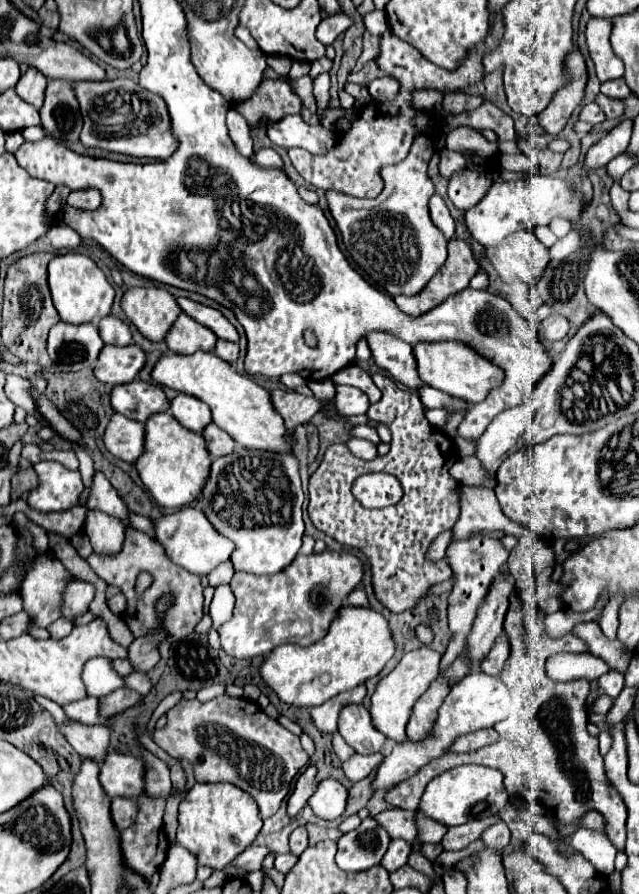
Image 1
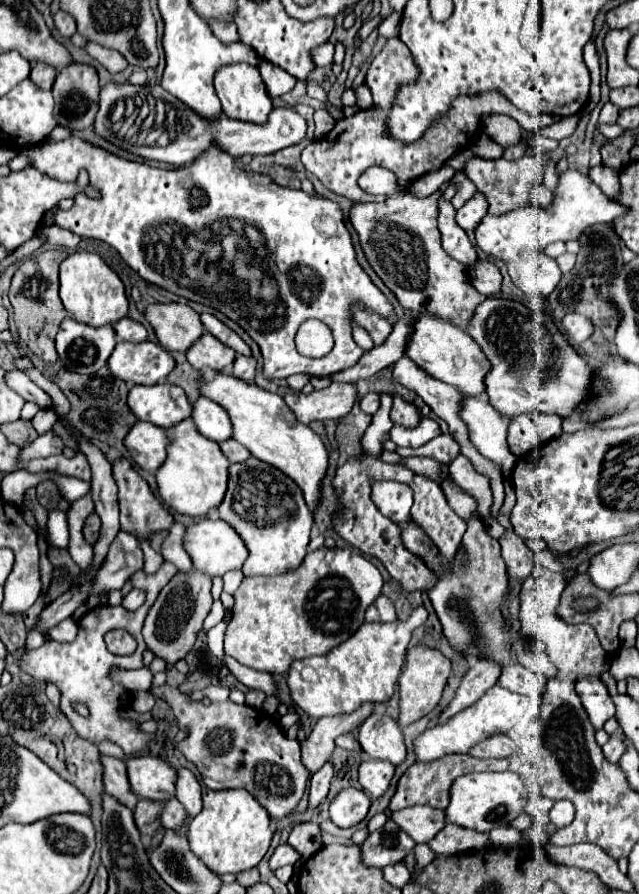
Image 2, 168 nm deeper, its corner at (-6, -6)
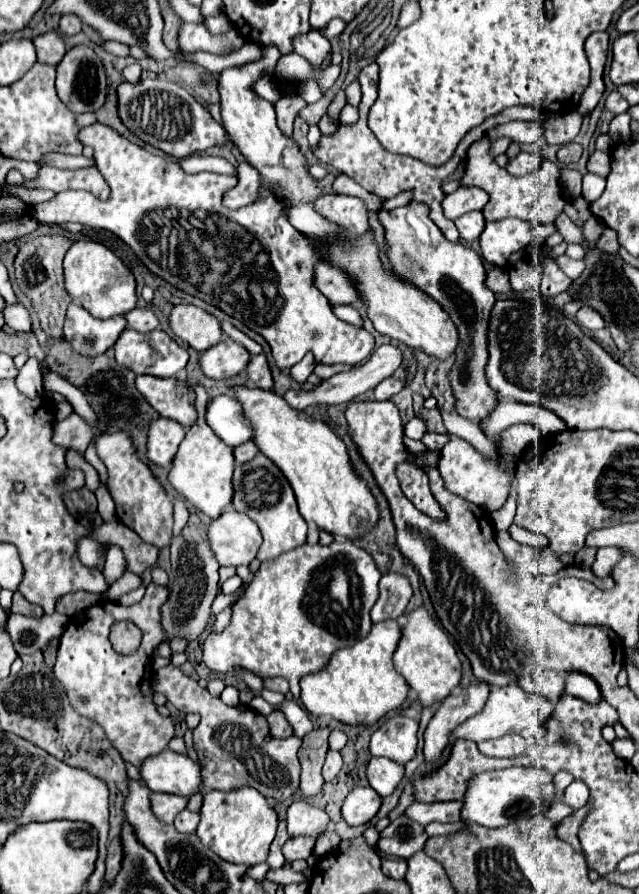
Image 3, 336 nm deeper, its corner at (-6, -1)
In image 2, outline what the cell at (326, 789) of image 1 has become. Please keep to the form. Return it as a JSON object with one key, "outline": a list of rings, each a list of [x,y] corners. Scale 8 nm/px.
{"outline":[[[347,787],[335,795],[329,807],[329,817],[337,827],[353,827],[365,819],[371,799],[355,787]]]}

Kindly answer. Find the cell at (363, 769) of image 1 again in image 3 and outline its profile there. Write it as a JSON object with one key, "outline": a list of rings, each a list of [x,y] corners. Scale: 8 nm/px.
{"outline":[[[371,758],[369,766],[367,766],[367,778],[371,788],[381,796],[389,796],[395,792],[395,788],[399,786],[401,778],[403,778],[403,766],[399,766],[397,762],[389,760],[389,758]]]}

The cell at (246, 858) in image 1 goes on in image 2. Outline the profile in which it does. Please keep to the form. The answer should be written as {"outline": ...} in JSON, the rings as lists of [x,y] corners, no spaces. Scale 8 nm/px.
{"outline":[[[279,845],[279,847],[273,851],[273,855],[269,857],[269,867],[271,867],[271,871],[275,871],[275,869],[279,869],[279,867],[283,867],[283,865],[293,865],[297,859],[299,859],[299,853],[297,853],[293,847],[289,847],[289,845]]]}

